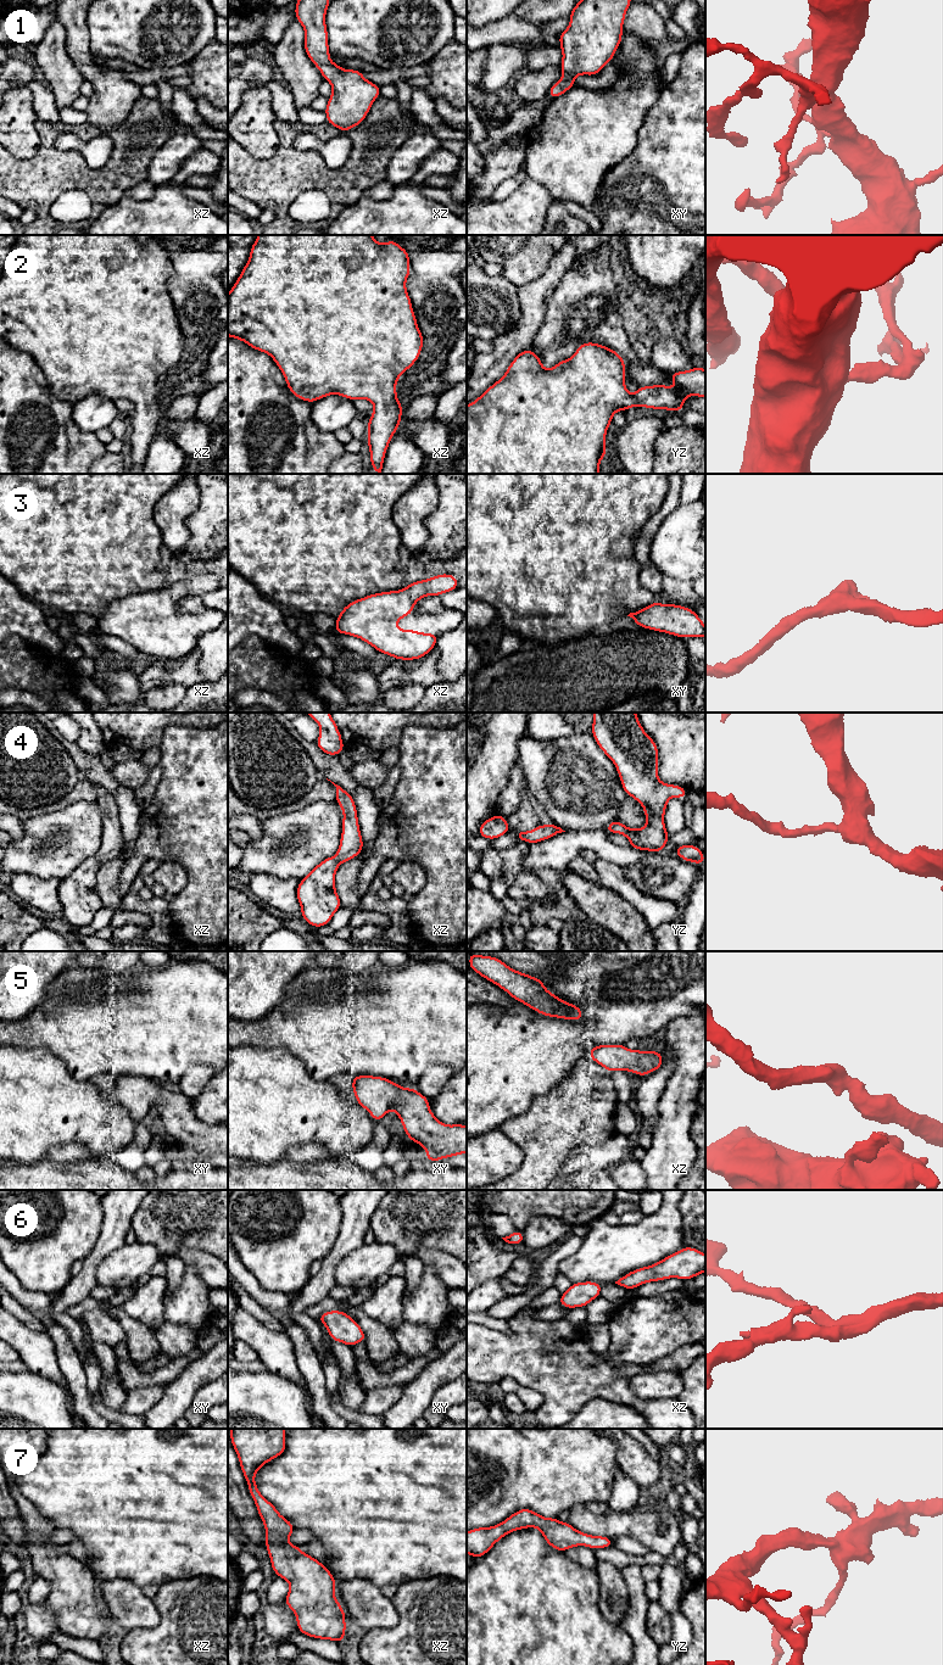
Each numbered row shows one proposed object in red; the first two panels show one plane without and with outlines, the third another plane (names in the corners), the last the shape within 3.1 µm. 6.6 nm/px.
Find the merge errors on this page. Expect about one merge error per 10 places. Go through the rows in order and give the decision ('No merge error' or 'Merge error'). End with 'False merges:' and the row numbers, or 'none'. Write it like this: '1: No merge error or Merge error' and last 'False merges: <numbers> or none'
1: No merge error
2: No merge error
3: No merge error
4: No merge error
5: No merge error
6: No merge error
7: No merge error
False merges: none

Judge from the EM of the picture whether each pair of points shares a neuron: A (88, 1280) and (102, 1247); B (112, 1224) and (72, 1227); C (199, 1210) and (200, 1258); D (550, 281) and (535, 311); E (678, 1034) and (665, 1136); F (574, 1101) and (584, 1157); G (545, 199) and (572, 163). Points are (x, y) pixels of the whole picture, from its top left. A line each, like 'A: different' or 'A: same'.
A: same
B: different
C: different
D: same
E: same
F: different
G: different

